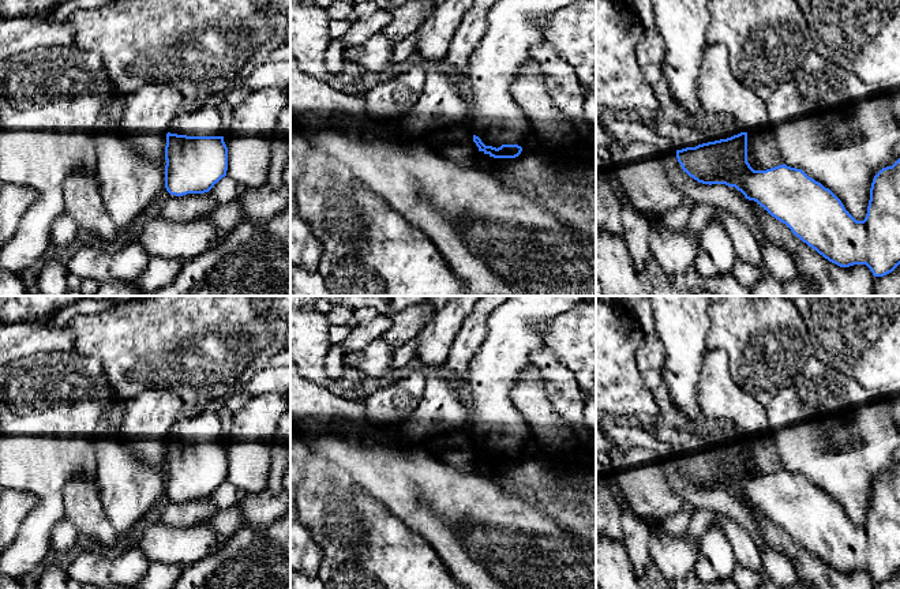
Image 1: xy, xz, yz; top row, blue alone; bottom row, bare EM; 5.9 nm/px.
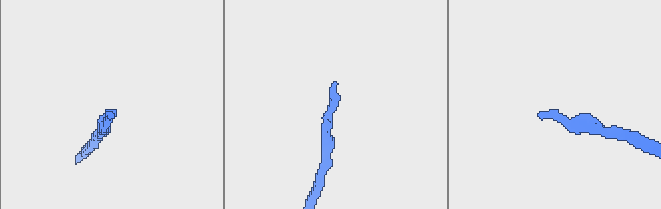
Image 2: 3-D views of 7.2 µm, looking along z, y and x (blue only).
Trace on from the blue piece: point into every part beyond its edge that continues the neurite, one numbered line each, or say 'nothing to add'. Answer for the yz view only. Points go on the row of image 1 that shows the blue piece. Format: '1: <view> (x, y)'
1: yz (720, 128)

